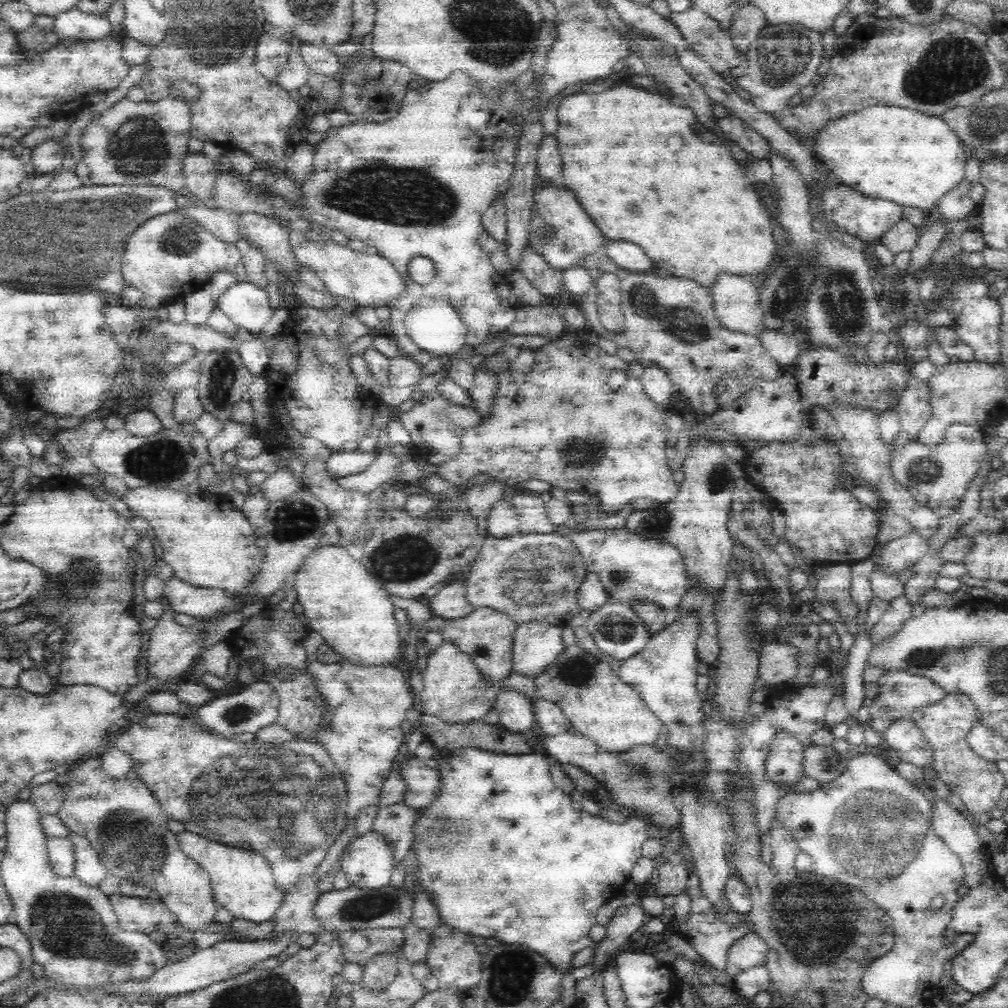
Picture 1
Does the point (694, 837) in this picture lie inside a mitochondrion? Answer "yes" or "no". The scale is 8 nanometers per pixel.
no

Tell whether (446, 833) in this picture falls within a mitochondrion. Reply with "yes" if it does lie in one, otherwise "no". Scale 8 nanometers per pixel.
yes

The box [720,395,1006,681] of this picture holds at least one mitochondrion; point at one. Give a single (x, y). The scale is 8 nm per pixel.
(925, 658)

